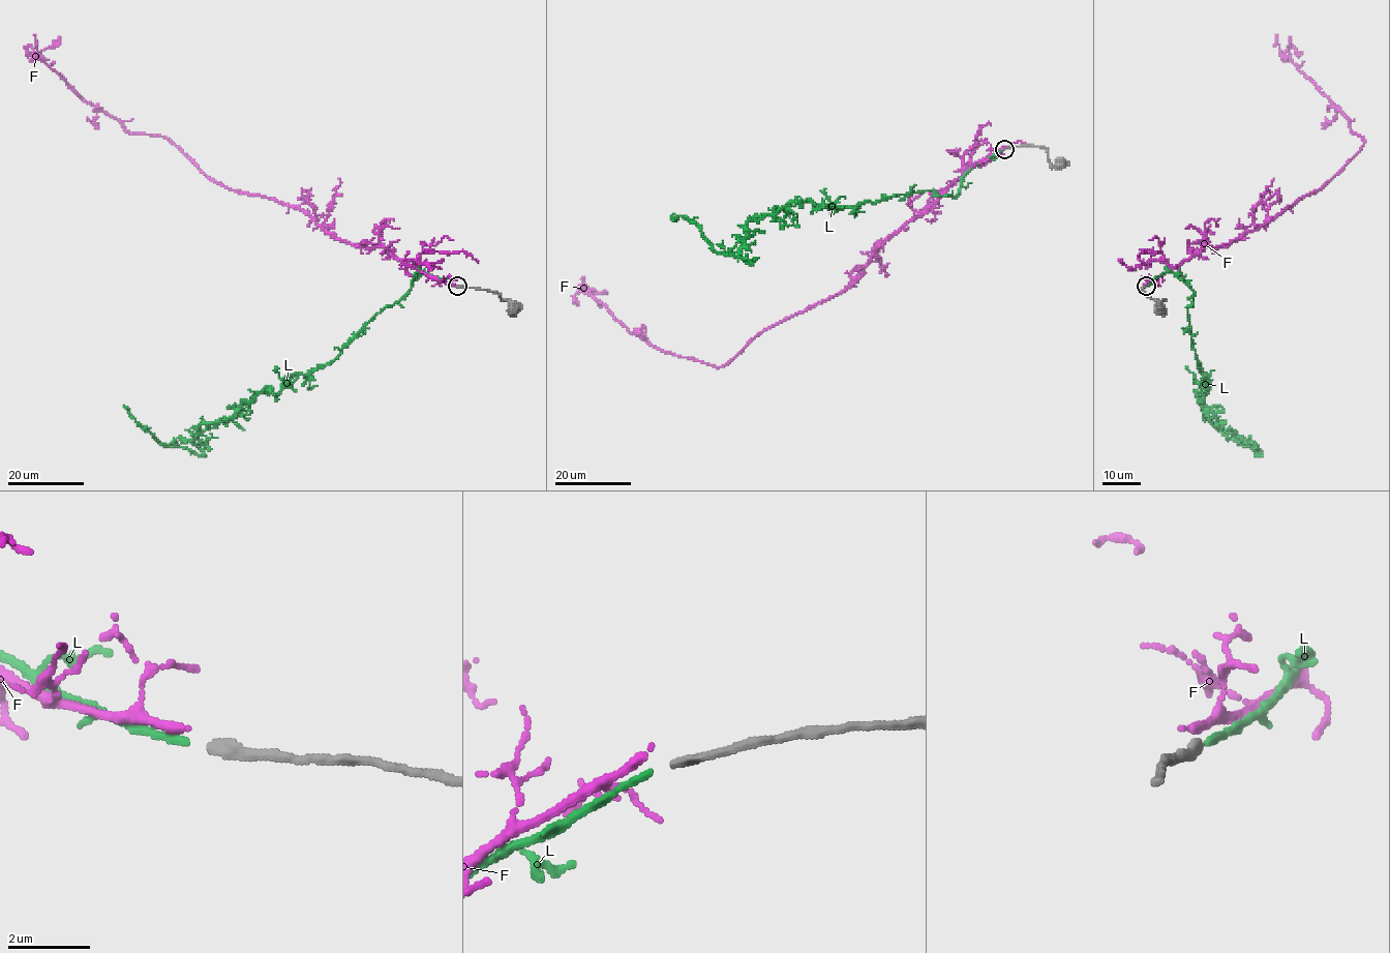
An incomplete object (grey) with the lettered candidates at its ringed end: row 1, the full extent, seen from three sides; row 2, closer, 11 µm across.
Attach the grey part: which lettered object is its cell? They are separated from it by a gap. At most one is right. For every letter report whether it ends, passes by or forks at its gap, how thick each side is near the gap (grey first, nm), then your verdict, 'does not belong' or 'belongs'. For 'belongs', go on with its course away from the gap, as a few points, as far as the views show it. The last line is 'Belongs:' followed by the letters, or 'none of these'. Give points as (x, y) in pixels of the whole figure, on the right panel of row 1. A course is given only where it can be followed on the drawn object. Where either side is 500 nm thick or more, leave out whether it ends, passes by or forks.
F: it ends; calibres 240 and 200 nm; does not belong
L: it ends; calibres 240 and 160 nm; belongs; course (1146, 286), (1171, 271), (1192, 291), (1190, 340), (1206, 375), (1199, 401), (1259, 454), (1226, 437), (1210, 408)
Belongs: L

